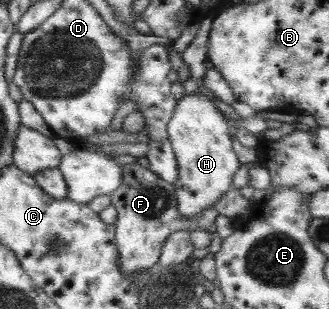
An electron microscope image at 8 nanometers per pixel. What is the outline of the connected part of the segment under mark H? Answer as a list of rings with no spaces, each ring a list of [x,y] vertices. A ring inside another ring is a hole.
[[[185,93],[176,106],[167,126],[168,137],[175,153],[179,175],[175,179],[177,210],[183,218],[193,218],[217,204],[217,200],[231,189],[233,174],[242,165],[231,146],[233,133],[226,117],[205,94]]]

